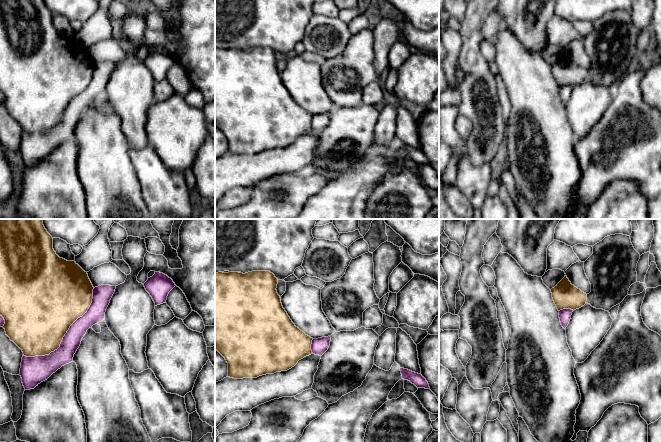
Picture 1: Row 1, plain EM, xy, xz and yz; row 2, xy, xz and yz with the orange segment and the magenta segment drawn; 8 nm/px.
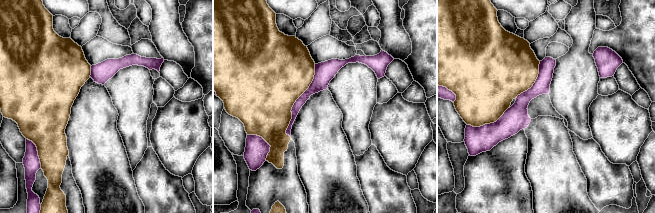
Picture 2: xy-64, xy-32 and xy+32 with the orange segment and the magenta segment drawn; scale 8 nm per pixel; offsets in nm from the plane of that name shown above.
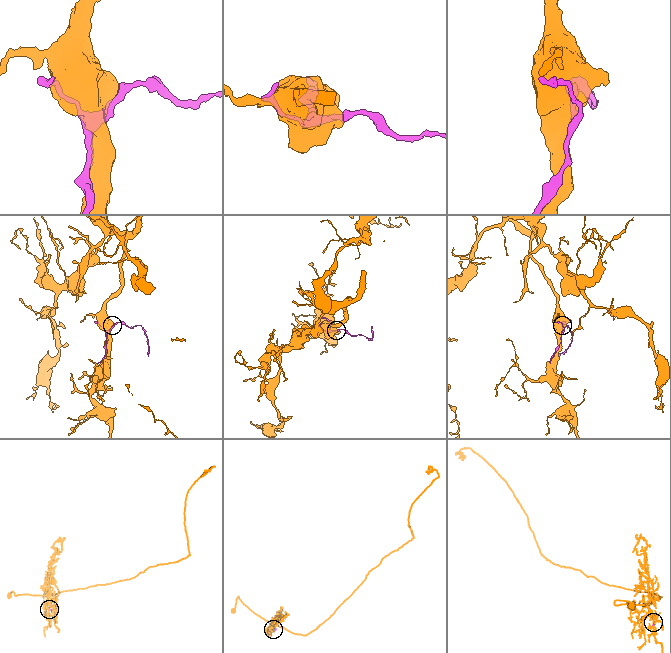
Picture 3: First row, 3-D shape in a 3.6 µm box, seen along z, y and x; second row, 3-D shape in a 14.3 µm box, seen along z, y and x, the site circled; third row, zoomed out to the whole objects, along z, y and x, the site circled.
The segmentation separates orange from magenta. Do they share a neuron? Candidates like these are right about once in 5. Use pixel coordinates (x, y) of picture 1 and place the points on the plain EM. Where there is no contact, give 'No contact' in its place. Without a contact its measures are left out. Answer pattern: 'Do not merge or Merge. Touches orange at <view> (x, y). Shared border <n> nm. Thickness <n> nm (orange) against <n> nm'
Do not merge. Touches orange at xy (64, 111). Shared border 800 nm. Thickness 500 nm (orange) against 150 nm

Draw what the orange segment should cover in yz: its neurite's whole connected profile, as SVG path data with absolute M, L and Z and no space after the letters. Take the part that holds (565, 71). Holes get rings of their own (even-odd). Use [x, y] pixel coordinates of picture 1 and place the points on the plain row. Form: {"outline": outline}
{"outline": "M567 52L551 65L553 77L558 87L576 86L586 80L587 70L571 60Z"}

